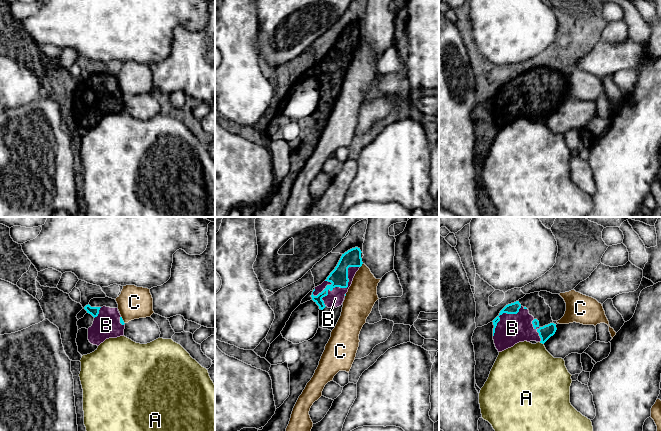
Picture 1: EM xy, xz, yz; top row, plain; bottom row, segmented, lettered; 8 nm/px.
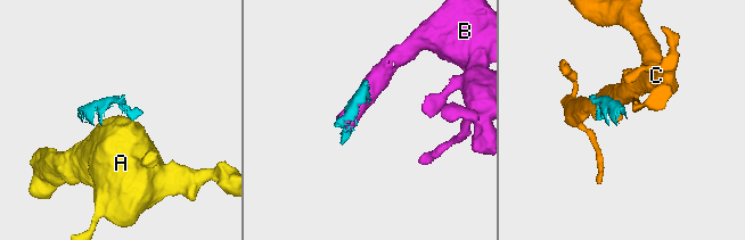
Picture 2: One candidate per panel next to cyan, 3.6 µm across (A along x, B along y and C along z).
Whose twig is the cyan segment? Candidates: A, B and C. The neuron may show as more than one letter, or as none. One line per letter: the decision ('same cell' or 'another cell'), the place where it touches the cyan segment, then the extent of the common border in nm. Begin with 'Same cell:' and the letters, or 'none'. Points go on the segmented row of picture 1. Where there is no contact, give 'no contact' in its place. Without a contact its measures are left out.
Same cell: B
A: another cell; contact yz (541, 342); length 40 nm
B: same cell; contact xz (344, 287); length 420 nm
C: another cell; contact xz (361, 265); length 40 nm

